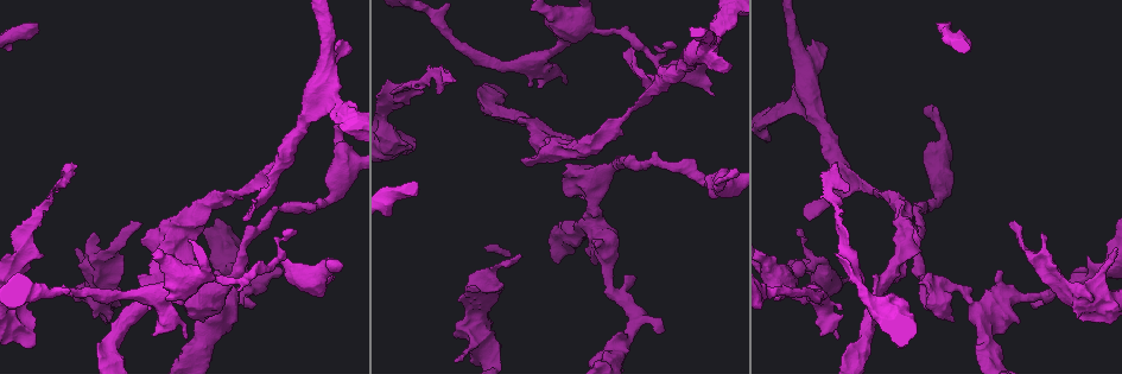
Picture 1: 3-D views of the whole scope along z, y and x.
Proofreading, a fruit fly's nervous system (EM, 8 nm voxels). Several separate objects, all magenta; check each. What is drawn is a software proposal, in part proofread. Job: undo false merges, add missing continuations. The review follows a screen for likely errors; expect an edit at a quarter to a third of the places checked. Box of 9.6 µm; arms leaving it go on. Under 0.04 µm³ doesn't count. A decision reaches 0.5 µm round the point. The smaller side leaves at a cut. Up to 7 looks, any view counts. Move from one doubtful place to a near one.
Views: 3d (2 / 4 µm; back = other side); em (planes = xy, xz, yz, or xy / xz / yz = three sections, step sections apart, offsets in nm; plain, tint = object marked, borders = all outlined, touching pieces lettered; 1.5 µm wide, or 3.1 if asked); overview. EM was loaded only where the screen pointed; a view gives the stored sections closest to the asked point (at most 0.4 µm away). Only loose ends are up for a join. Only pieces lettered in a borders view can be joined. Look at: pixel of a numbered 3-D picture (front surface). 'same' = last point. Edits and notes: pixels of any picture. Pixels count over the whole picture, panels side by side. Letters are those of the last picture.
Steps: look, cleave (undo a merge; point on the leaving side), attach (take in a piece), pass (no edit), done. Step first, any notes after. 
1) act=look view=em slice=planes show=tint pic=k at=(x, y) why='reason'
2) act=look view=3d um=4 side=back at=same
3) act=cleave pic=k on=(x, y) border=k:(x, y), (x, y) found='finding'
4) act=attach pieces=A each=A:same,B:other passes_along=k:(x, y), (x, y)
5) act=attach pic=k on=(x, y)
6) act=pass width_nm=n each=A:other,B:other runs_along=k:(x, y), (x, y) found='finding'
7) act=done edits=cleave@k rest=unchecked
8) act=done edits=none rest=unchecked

act=look view=em slice=planes show=plain pic=1 at=(635, 104) why='side arm on a straight run'

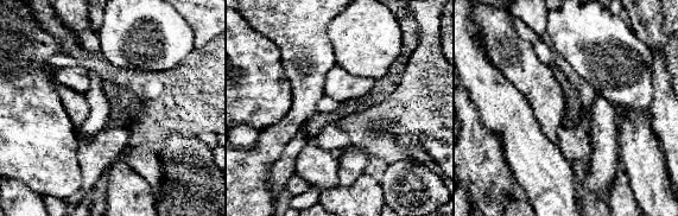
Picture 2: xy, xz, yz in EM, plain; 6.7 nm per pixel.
act=look view=em slice=planes show=borders at=same why='what lies round it'

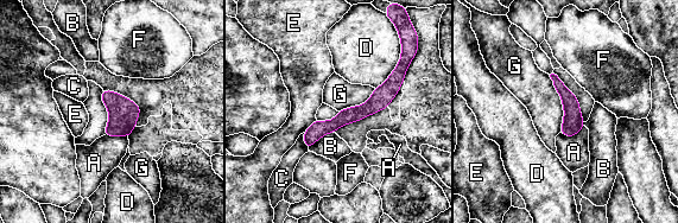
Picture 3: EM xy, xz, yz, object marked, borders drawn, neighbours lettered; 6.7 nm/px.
act=pass each=A:other,B:other,C:other,D:other,E:other,F:other,G:other border=3:(549, 75), (563, 107), (561, 132) found='one neuron here'

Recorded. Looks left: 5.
act=look view=em slice=xy step=8 show=tint pic=1 at=(335, 277) why='stops while still wide'

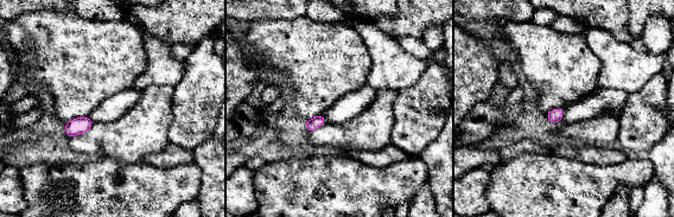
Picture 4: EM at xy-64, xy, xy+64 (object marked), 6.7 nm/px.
act=look view=em slice=planes show=borders at=same

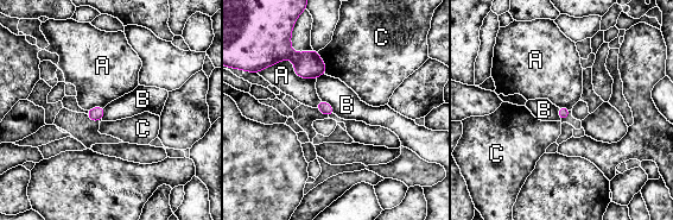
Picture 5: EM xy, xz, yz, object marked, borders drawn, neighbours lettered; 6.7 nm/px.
act=pass longest_contact=A:360nm each=A:other,B:other,C:other border=5:(321, 99), (332, 108), (334, 113) found='no lettered piece goes on from it'

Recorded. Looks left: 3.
act=look view=3d um=2 pic=1 at=(674, 44) why='thin end'

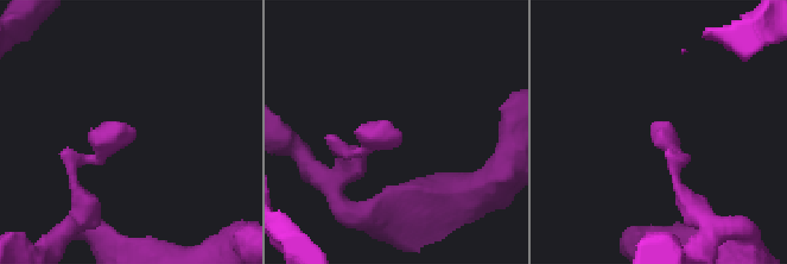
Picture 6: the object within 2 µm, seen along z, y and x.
act=look view=em slice=yz step=4 show=borders pic=6 at=(396, 129) why='now the EM'

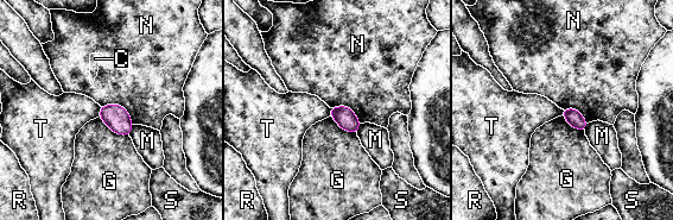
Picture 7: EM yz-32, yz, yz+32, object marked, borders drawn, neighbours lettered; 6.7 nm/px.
act=look view=em slice=planes show=borders at=same why='cut it another way'

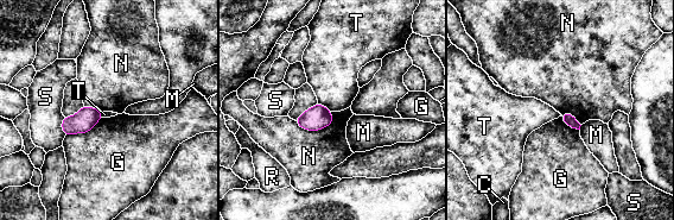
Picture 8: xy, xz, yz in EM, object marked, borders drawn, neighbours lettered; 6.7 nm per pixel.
act=pass each=C:other,G:other,M:other,N:other,R:other,S:other,T:other border=8:(334, 117), (318, 130), (293, 120) found='no lettered piece goes on from it'

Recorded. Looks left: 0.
act=done edits=none rest=unchecked

